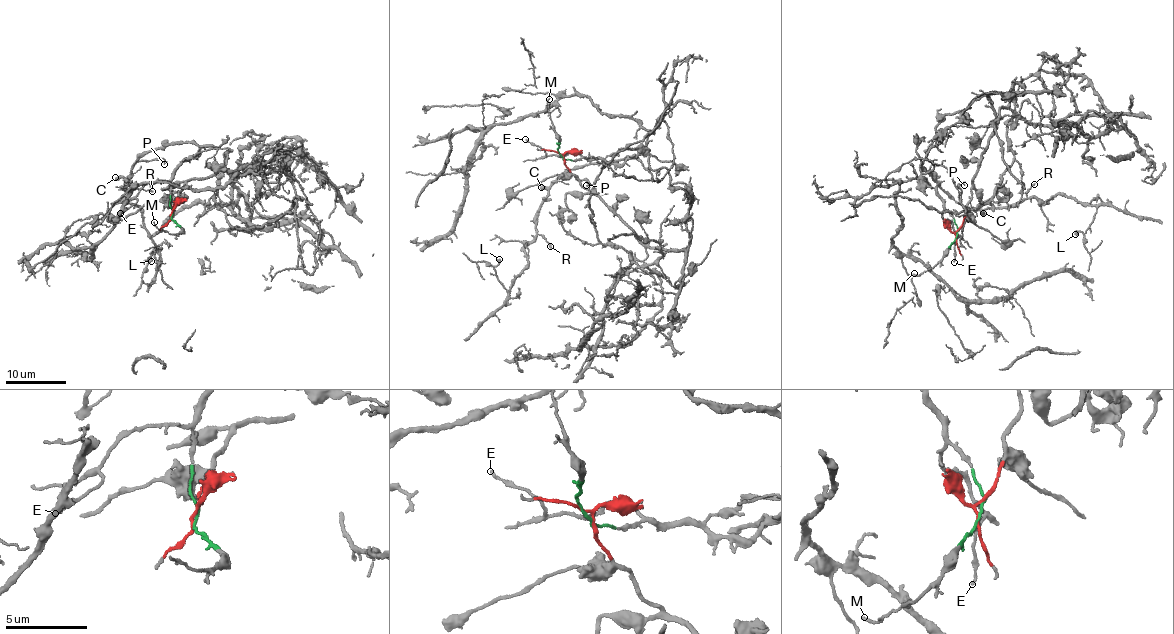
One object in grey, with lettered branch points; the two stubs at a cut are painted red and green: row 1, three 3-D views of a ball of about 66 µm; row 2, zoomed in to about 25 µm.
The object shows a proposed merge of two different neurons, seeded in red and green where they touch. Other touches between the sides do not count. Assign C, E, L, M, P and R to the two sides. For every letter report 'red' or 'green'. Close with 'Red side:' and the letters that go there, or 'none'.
C: green
E: green
L: green
M: green
P: green
R: green
Red side: none

